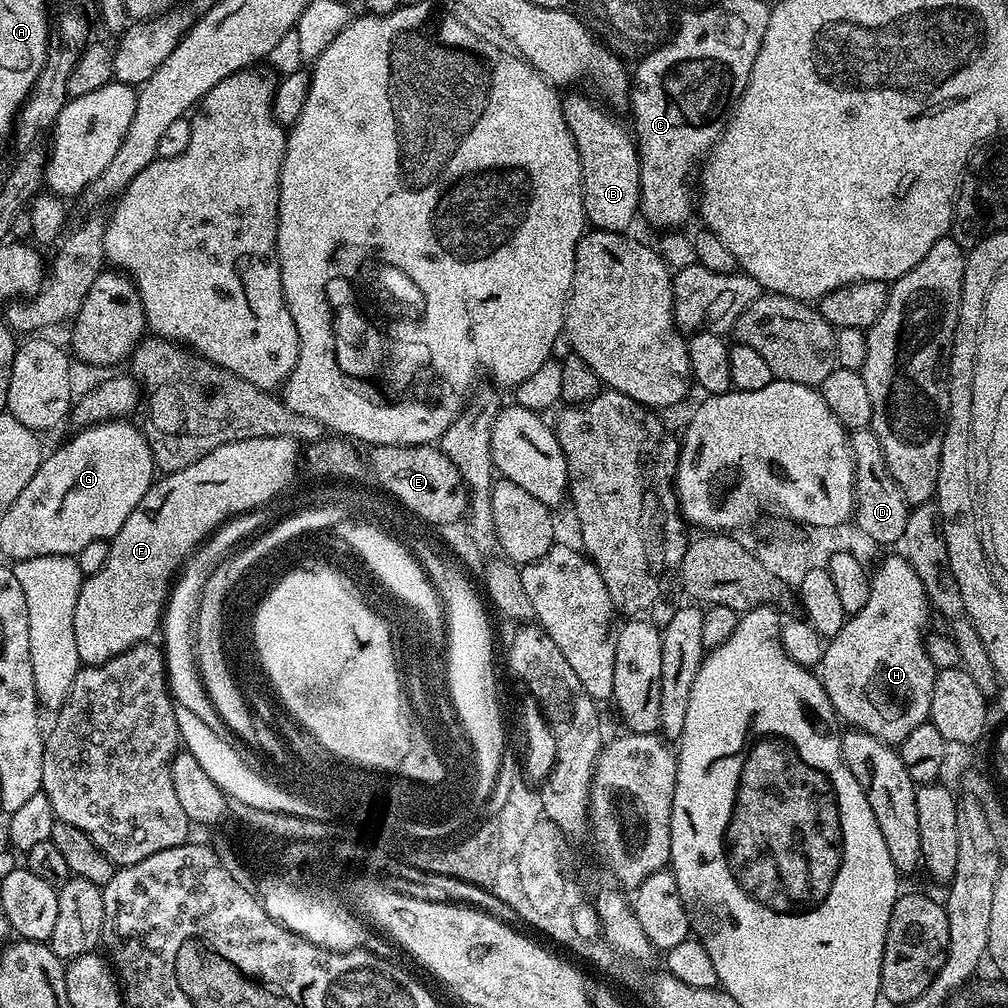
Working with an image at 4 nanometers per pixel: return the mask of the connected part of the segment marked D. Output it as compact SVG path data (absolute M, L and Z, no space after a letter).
M871 427L857 428L849 435L848 445L852 451L852 459L856 461L854 524L860 527L862 535L869 536L876 544L899 545L904 539L910 505L886 466L886 458L878 438L872 433Z

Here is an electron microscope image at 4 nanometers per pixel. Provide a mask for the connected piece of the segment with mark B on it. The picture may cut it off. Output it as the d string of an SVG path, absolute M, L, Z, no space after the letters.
M576 92L565 95L560 105L582 162L585 221L601 232L631 229L632 219L640 212L640 153L633 133Z

